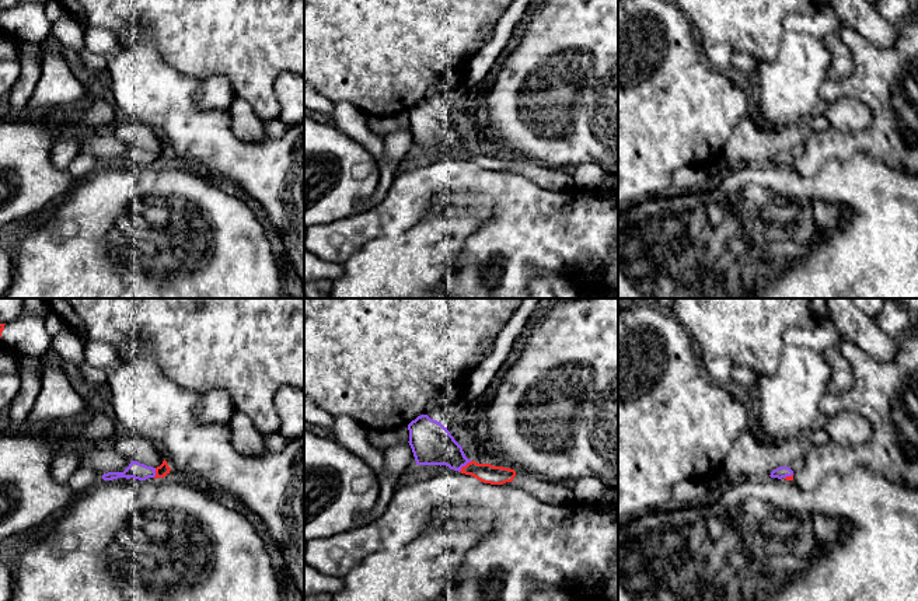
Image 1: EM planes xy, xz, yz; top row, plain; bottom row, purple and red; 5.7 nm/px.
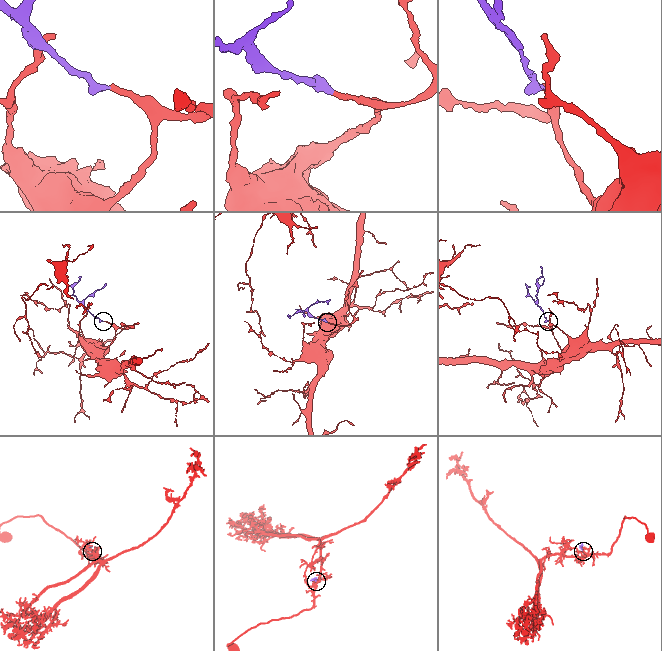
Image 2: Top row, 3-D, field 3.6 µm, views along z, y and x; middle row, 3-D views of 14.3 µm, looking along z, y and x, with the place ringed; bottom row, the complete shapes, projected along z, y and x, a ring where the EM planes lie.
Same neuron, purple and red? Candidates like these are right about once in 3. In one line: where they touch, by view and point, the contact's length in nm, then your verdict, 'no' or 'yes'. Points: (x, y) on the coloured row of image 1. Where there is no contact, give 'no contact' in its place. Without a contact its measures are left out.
meets purple in xz at (464, 465); contact 100 nm long; yes

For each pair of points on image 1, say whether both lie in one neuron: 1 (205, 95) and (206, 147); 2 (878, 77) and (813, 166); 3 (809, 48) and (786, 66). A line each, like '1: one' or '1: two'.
1: two
2: one
3: one

